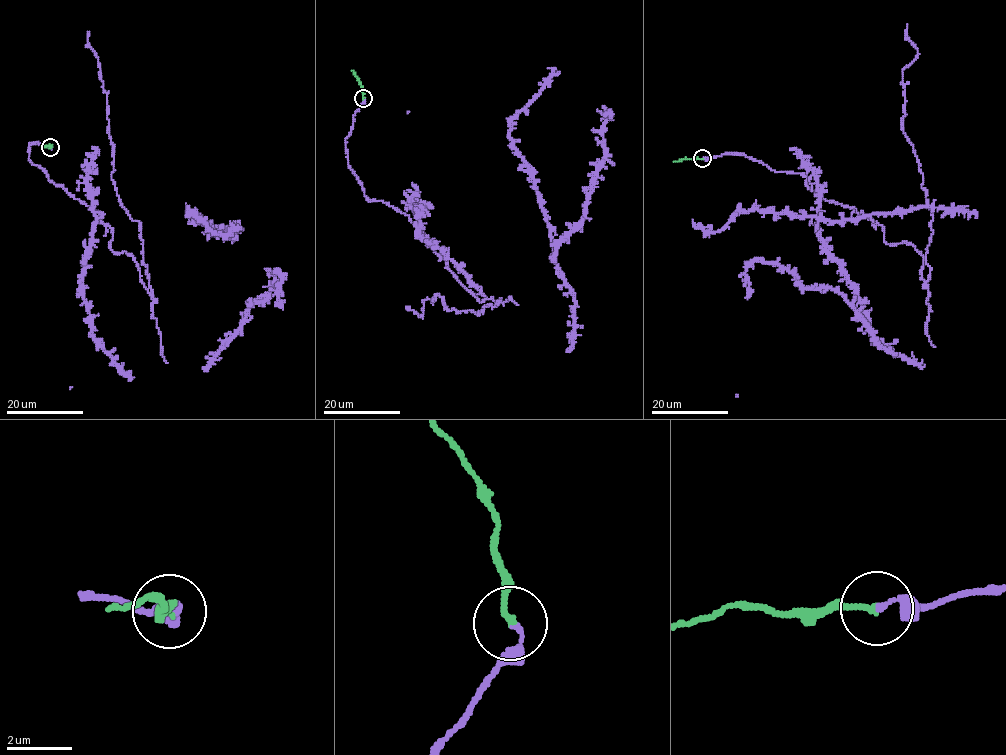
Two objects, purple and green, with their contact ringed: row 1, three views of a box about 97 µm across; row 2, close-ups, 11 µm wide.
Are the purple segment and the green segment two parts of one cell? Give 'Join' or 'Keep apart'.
Join

